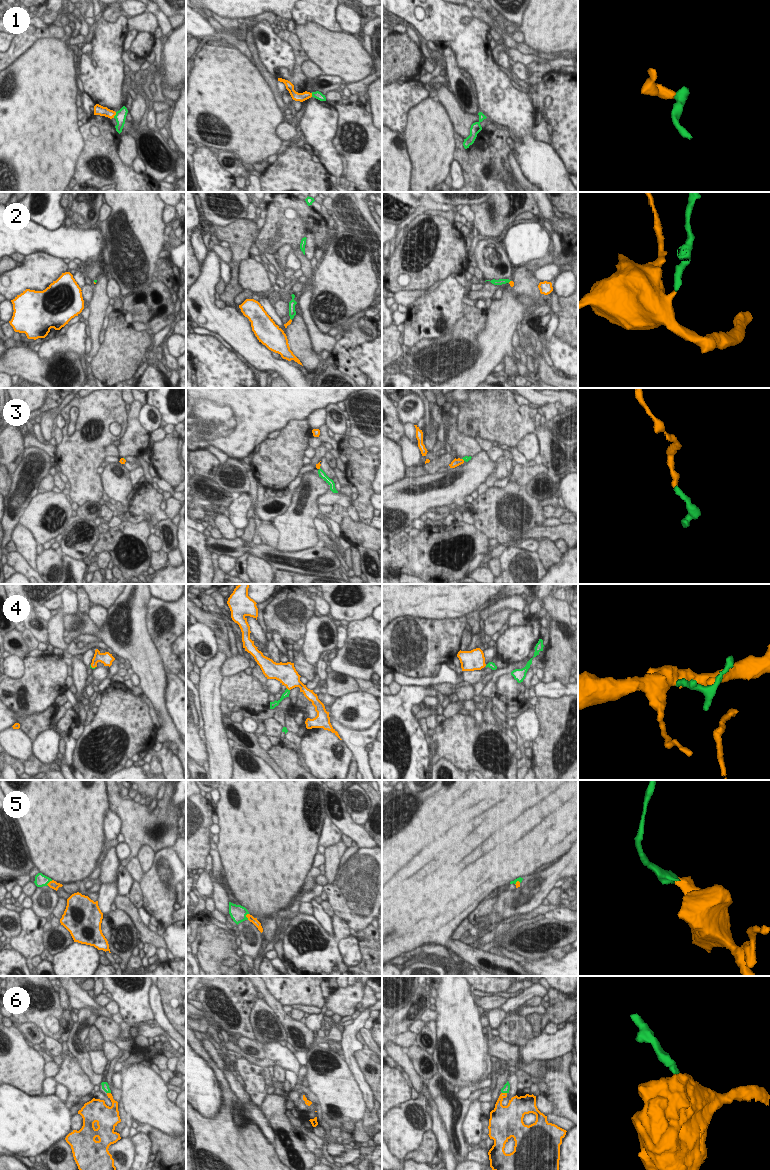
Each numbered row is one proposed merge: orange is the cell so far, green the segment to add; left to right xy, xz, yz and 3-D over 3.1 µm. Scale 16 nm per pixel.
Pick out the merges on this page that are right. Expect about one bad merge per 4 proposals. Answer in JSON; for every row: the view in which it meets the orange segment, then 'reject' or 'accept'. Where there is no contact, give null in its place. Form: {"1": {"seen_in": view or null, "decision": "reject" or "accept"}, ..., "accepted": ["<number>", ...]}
{"1": {"seen_in": "xy", "decision": "accept"}, "2": {"seen_in": null, "decision": "accept"}, "3": {"seen_in": null, "decision": "accept"}, "4": {"seen_in": "xz", "decision": "accept"}, "5": {"seen_in": "xz", "decision": "accept"}, "6": {"seen_in": "yz", "decision": "accept"}, "accepted": ["1", "2", "3", "4", "5", "6"]}

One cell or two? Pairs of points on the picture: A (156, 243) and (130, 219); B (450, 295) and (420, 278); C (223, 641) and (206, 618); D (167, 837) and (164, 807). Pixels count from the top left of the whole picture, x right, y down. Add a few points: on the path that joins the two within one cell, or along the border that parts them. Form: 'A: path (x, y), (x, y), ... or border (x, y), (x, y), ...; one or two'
A: path (150, 239), (136, 225); one
B: border (454, 275), (449, 275), (443, 281); two
C: path (222, 635), (212, 624); one
D: path (168, 830), (168, 825), (164, 821), (164, 814); one

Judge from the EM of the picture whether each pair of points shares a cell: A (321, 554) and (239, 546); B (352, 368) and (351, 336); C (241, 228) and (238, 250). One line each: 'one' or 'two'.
A: one
B: one
C: one

